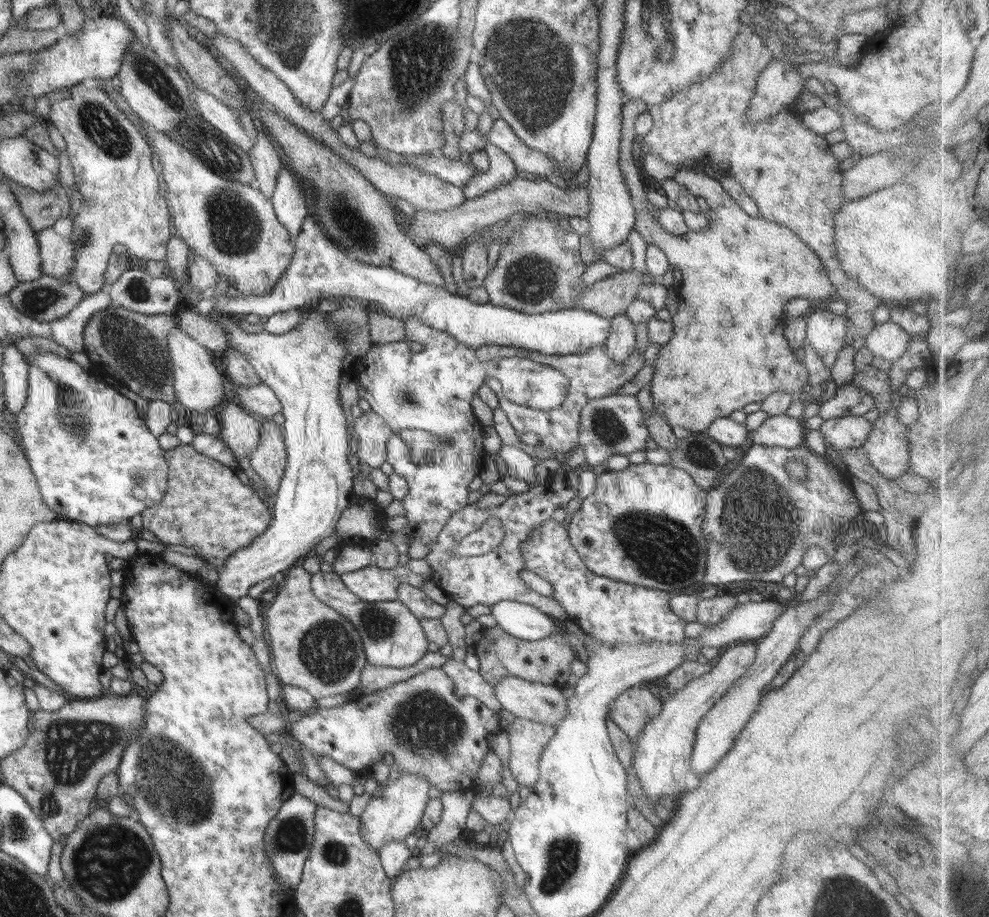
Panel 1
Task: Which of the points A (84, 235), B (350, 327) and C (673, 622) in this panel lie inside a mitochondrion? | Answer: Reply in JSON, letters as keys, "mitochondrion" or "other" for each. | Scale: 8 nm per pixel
{"A":"mitochondrion","B":"mitochondrion","C":"other"}

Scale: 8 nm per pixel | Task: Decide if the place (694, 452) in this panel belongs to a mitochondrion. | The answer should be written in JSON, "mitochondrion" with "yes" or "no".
{"mitochondrion":"yes"}

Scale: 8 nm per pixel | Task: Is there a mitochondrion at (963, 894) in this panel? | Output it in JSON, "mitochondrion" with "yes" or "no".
{"mitochondrion":"yes"}

